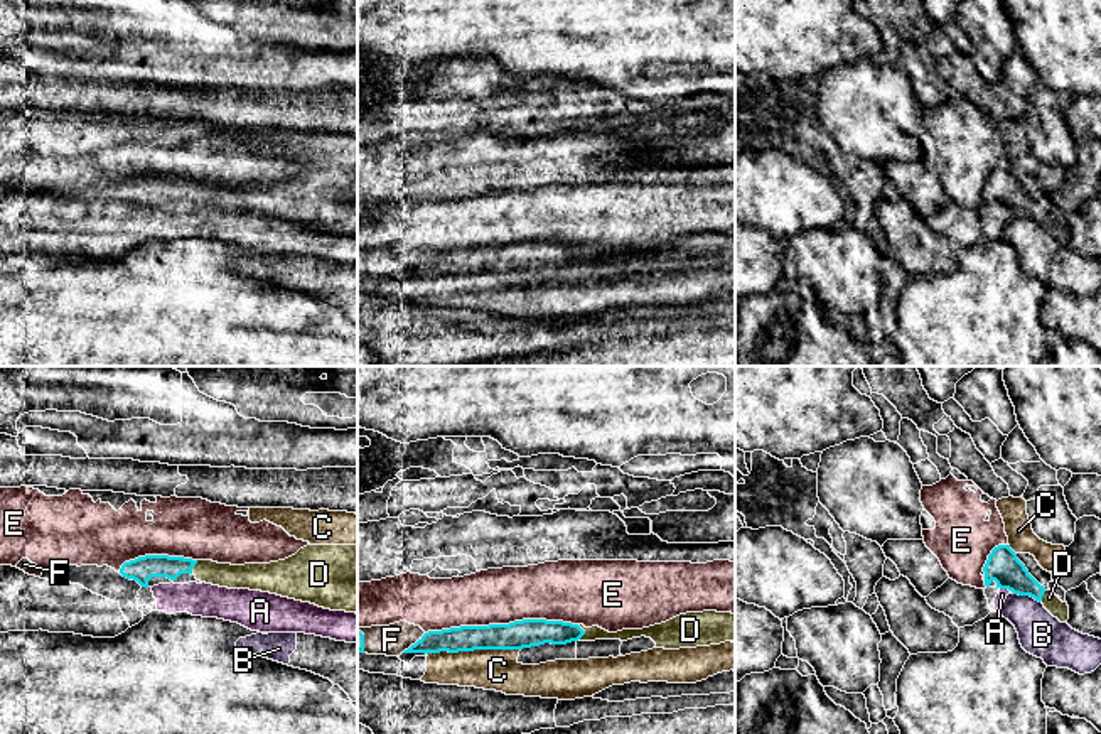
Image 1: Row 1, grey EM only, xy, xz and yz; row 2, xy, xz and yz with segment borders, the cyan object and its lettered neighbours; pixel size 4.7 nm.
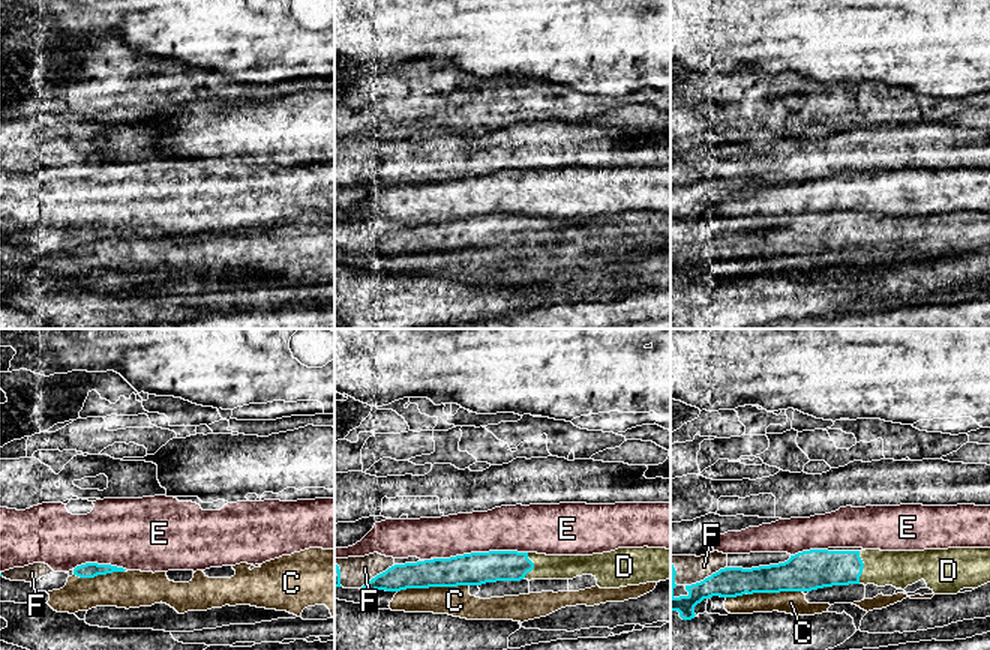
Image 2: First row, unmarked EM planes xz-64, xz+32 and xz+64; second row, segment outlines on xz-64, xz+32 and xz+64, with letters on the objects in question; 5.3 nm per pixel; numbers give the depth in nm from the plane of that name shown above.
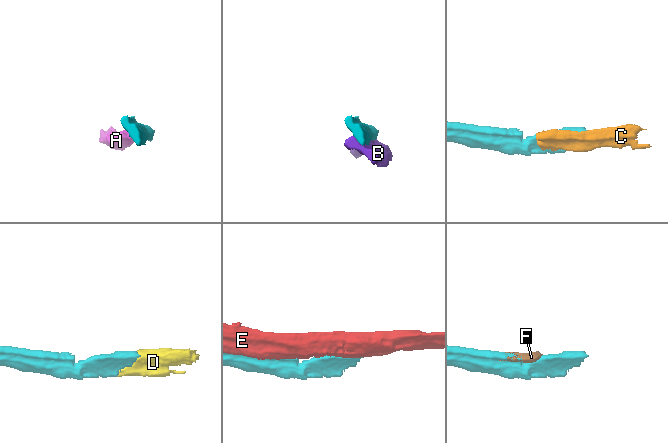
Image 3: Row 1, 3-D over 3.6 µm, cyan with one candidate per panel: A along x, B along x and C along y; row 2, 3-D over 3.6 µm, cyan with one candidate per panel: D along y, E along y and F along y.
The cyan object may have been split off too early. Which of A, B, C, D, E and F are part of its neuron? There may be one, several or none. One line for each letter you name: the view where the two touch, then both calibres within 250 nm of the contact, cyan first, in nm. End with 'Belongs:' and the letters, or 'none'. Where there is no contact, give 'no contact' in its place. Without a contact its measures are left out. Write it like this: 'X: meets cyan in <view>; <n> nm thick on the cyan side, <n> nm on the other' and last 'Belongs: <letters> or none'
D: meets cyan in xz; 130 nm thick on the cyan side, 70 nm on the other
F: meets cyan in xz; 130 nm thick on the cyan side, 150 nm on the other
Belongs: D, F

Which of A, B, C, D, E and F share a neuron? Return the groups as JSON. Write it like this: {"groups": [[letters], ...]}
{"groups": [["A"], ["B"], ["C"], ["D", "F"], ["E"]]}

